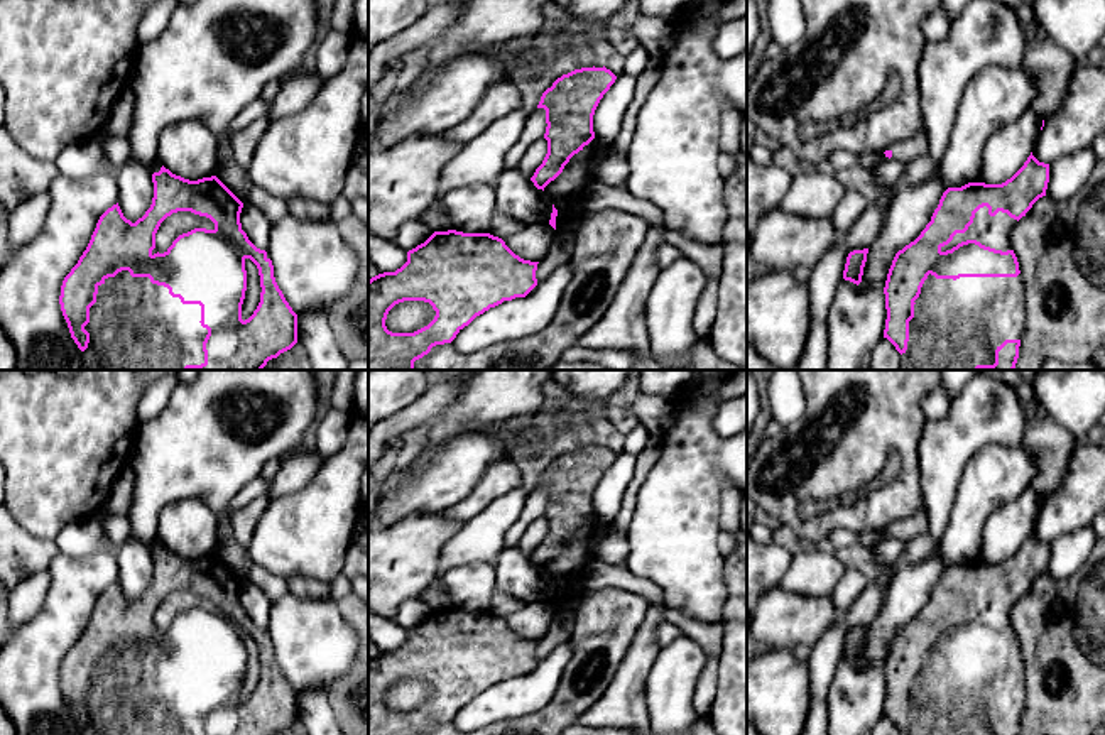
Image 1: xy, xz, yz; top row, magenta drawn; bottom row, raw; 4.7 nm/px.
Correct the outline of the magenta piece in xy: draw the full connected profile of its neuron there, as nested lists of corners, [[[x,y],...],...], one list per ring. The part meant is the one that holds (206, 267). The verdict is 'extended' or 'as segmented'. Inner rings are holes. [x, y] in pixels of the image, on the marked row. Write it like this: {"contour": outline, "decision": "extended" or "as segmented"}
{"contour": [[[157,157],[152,162],[152,182],[154,198],[145,215],[132,223],[123,216],[118,203],[108,208],[100,216],[78,264],[63,280],[59,304],[71,338],[81,350],[84,370],[262,370],[269,360],[297,343],[297,314],[275,282],[267,252],[257,248],[242,230],[243,203],[216,176],[189,181],[172,174]],[[177,211],[206,216],[215,228],[182,233],[164,253],[159,253],[155,233],[161,223]],[[247,259],[259,269],[262,292],[257,309],[243,321]]], "decision": "extended"}

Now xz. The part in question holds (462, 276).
{"contour": [[[434,231],[407,252],[400,269],[368,280],[368,370],[414,370],[416,360],[436,345],[451,343],[476,316],[504,301],[525,297],[537,286],[537,264],[520,259],[490,233]],[[404,301],[429,302],[436,311],[434,319],[414,333],[389,331],[387,314]]], "decision": "as segmented"}

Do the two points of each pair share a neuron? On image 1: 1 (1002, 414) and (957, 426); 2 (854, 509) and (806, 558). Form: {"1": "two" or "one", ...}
{"1": "one", "2": "two"}

